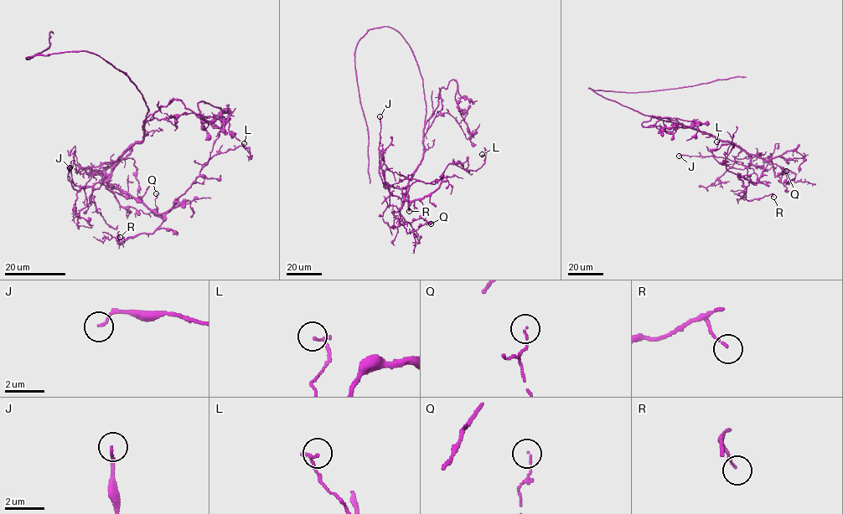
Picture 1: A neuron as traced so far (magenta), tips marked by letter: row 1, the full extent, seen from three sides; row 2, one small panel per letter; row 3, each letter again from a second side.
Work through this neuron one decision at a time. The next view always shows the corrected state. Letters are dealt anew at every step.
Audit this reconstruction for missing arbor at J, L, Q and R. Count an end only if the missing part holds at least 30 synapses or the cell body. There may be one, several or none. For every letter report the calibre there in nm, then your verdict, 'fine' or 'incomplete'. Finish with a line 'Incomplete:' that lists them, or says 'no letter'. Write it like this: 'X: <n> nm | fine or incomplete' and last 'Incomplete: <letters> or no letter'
J: 100 nm | fine
L: 80 nm | fine
Q: 70 nm | fine
R: 80 nm | fine
Incomplete: no letter

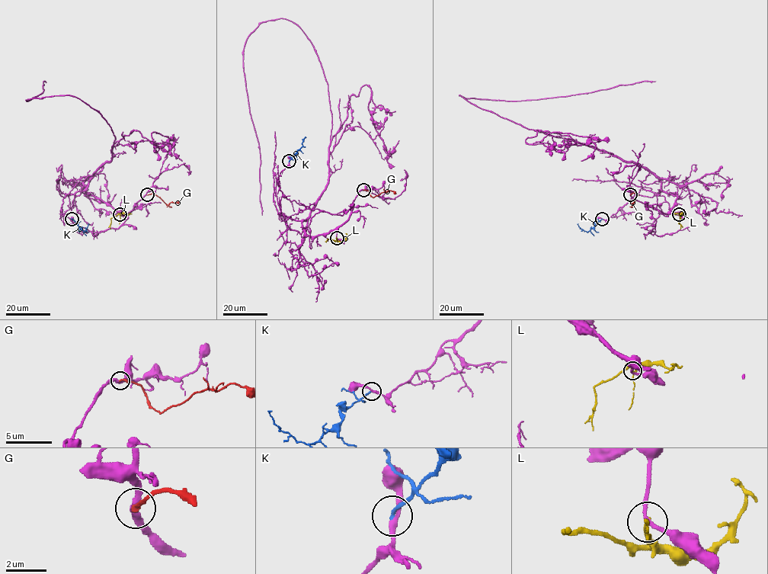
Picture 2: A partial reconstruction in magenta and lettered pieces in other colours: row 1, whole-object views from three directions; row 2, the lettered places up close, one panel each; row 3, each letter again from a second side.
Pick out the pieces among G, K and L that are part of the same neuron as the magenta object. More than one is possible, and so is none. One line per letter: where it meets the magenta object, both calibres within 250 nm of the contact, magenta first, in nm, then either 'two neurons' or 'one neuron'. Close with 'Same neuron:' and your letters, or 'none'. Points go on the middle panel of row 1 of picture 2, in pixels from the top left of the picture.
G: contact (363, 190); calibres 280 and 220 nm; one neuron
K: contact (289, 161); calibres 240 and 170 nm; two neurons
L: contact (337, 238); calibres 180 and 170 nm; two neurons
Same neuron: G

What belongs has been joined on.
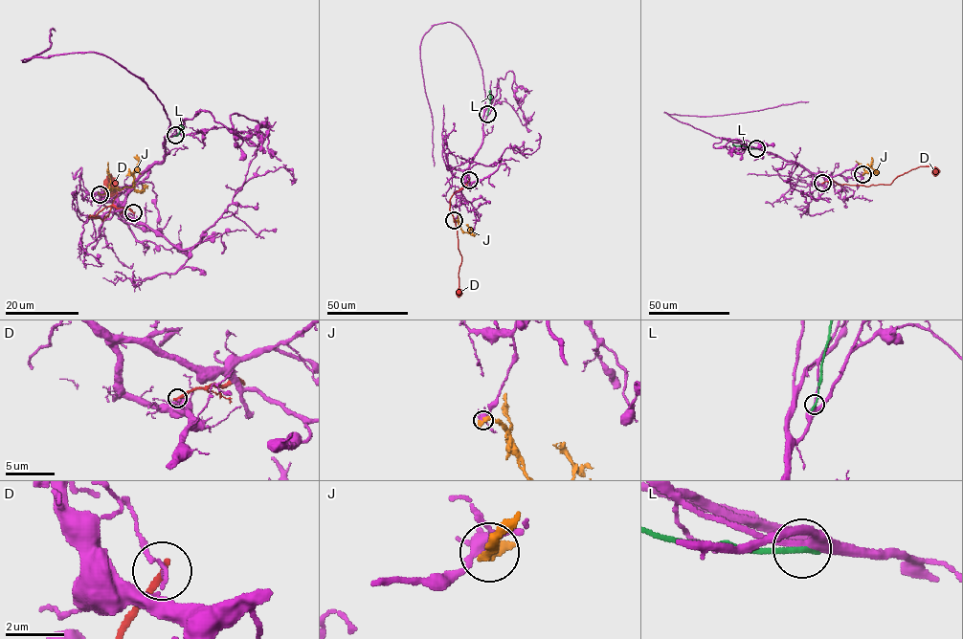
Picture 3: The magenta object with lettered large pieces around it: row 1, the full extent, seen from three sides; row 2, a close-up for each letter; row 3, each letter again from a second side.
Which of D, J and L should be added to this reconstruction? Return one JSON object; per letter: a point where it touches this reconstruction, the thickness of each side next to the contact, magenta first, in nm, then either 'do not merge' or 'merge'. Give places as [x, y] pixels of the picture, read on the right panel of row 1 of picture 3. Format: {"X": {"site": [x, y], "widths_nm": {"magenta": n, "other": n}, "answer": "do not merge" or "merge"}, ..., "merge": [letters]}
{"D": {"site": [822, 183], "widths_nm": {"magenta": 120, "other": 240}, "answer": "do not merge"}, "J": {"site": [862, 174], "widths_nm": {"magenta": 280, "other": 360}, "answer": "do not merge"}, "L": {"site": [756, 148], "widths_nm": {"magenta": 300, "other": 220}, "answer": "do not merge"}, "merge": []}

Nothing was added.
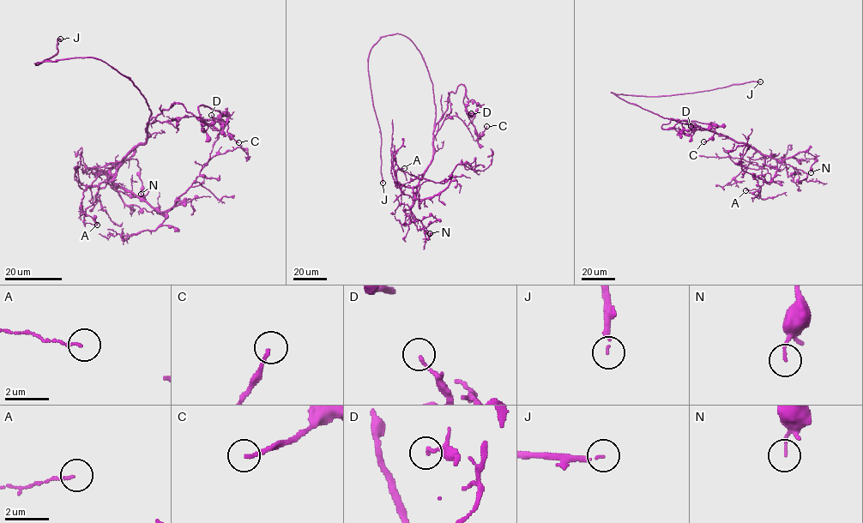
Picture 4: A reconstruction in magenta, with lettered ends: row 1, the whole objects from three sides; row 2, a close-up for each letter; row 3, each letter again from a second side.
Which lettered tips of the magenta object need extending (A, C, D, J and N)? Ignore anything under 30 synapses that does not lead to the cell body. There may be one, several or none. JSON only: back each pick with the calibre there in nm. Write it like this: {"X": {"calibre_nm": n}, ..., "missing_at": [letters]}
{"J": {"calibre_nm": 120}, "missing_at": ["J"]}

